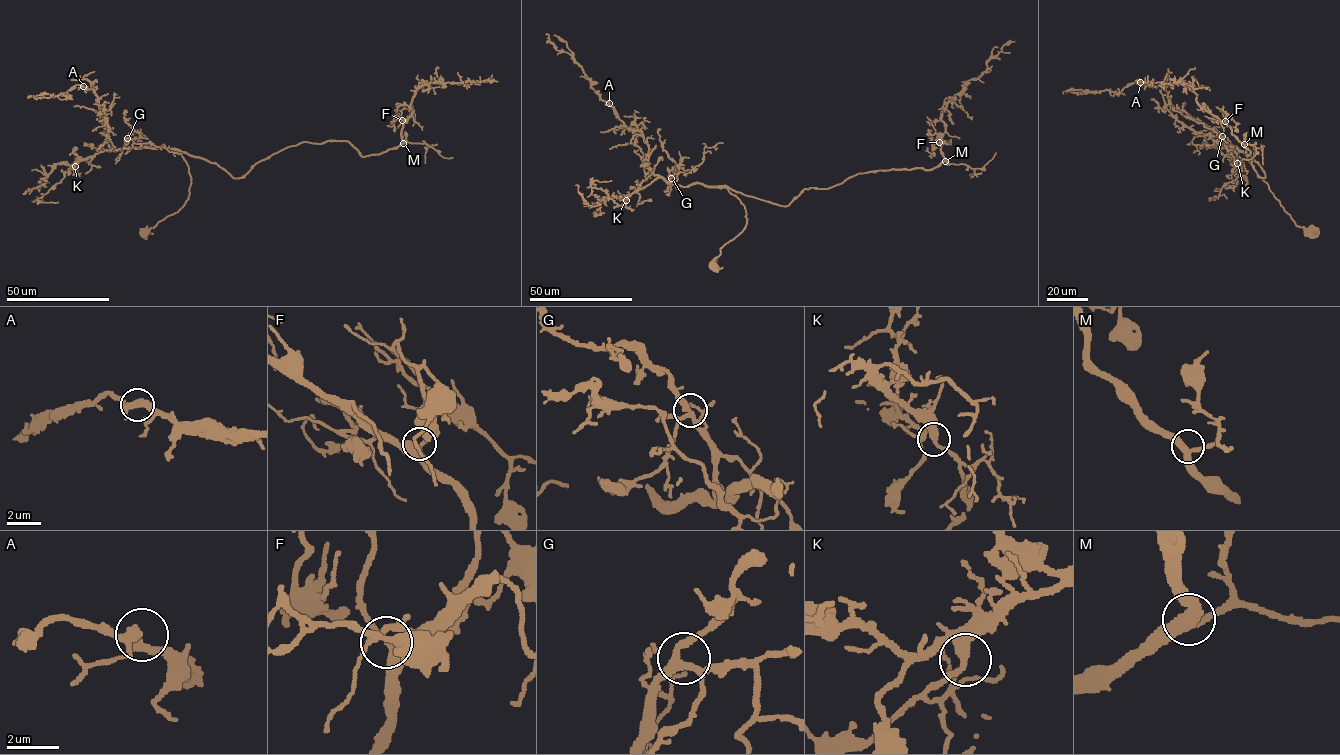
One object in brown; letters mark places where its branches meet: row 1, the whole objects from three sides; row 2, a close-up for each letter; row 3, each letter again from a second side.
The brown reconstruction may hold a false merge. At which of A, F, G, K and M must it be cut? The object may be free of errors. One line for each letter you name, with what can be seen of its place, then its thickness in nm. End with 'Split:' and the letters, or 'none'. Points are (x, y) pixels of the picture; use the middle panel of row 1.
Split: none

